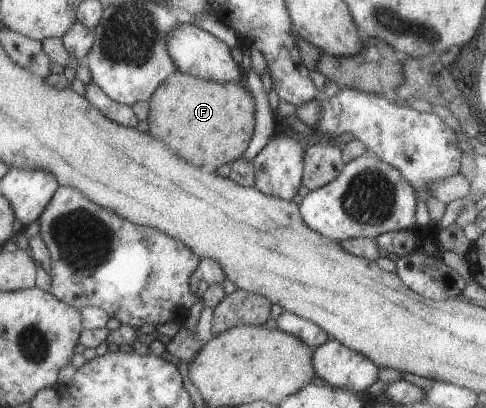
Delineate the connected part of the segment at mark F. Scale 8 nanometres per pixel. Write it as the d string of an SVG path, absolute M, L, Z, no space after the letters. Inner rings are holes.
M176 71L166 77L148 99L148 133L164 141L178 157L184 157L188 163L200 165L202 169L216 169L224 163L231 163L242 156L253 137L255 106L251 94L243 82L216 83L204 81L187 73Z

